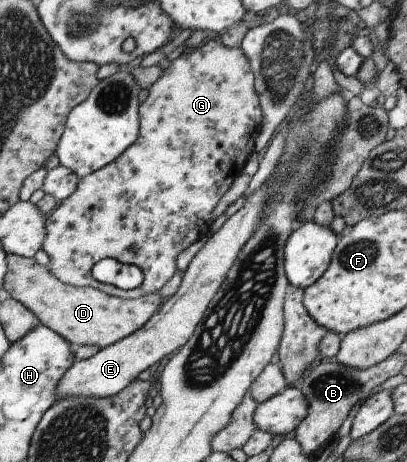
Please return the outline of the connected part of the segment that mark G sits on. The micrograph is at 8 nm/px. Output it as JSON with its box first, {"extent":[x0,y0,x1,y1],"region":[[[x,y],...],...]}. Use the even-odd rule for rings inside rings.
{"extent":[41,39,262,298],"region":[[[209,39],[191,49],[185,49],[170,65],[162,70],[160,76],[147,89],[145,100],[138,105],[138,132],[131,145],[128,145],[112,162],[105,164],[93,173],[88,173],[79,178],[77,187],[71,195],[61,200],[57,208],[52,209],[52,214],[46,217],[46,236],[41,249],[47,254],[49,264],[47,268],[65,284],[81,287],[92,287],[103,293],[120,298],[138,298],[139,296],[157,292],[163,284],[176,272],[175,258],[177,254],[191,243],[197,241],[201,235],[207,235],[211,223],[211,211],[221,196],[229,189],[231,182],[242,173],[242,167],[248,155],[254,148],[254,141],[260,132],[262,113],[256,89],[254,88],[254,75],[250,68],[248,57],[237,48],[223,45],[219,40]],[[105,258],[113,258],[119,263],[133,264],[142,271],[142,283],[130,290],[122,290],[104,283],[99,283],[91,277],[90,269]]]}

